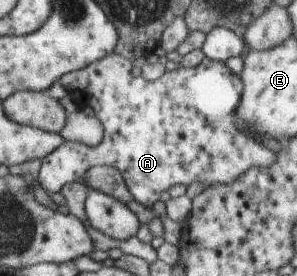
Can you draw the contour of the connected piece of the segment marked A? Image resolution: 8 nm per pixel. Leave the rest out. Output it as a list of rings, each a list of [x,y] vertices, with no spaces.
[[[113,52],[103,59],[89,64],[87,68],[68,73],[67,76],[61,77],[61,83],[65,86],[69,95],[75,98],[75,101],[80,105],[81,109],[84,109],[86,106],[91,106],[95,110],[95,116],[97,116],[104,125],[104,138],[101,140],[101,143],[95,145],[95,147],[89,147],[89,145],[79,143],[78,141],[75,141],[75,143],[73,143],[73,141],[64,141],[61,147],[57,147],[53,153],[46,155],[41,160],[41,168],[38,174],[39,181],[47,192],[59,192],[65,184],[81,180],[89,170],[96,166],[113,166],[122,173],[128,190],[133,194],[136,201],[143,203],[143,205],[153,206],[156,201],[159,200],[159,197],[161,197],[161,193],[167,191],[170,187],[173,187],[173,185],[181,185],[182,183],[188,186],[190,183],[193,183],[193,181],[201,181],[201,183],[205,183],[205,187],[212,186],[213,184],[226,184],[235,180],[237,176],[243,175],[253,166],[270,166],[276,160],[275,152],[258,144],[258,142],[252,138],[250,131],[247,128],[242,128],[238,124],[237,109],[239,109],[242,101],[244,82],[239,74],[237,75],[231,72],[222,61],[215,61],[205,57],[198,66],[186,68],[180,65],[178,69],[166,71],[163,76],[155,81],[147,81],[142,76],[133,76],[131,74],[131,68],[134,63],[135,62],[129,58]]]

